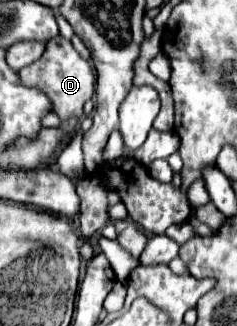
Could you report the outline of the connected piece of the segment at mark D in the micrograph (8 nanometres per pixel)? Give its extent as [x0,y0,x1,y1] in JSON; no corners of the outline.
[19,35,95,121]

